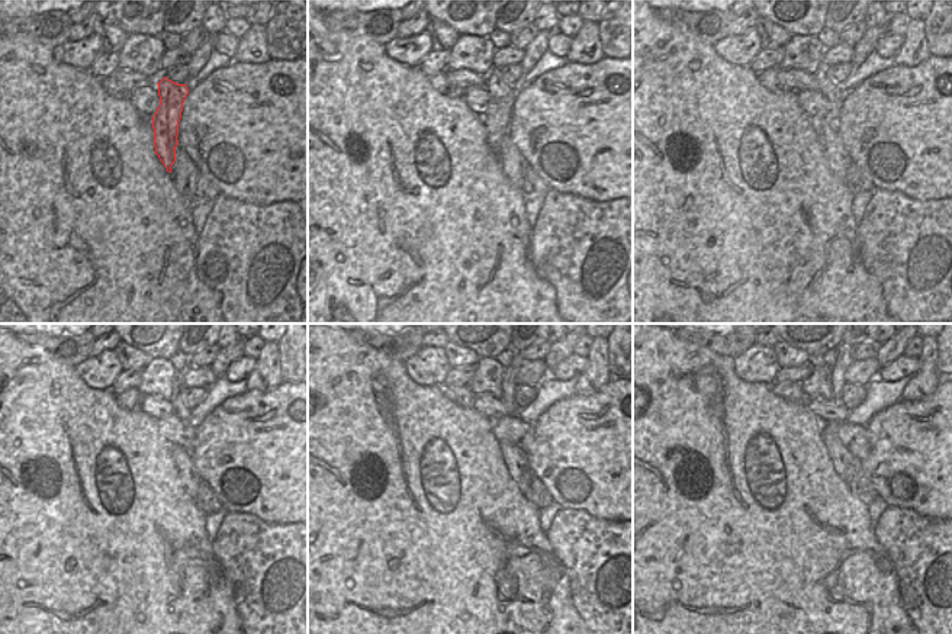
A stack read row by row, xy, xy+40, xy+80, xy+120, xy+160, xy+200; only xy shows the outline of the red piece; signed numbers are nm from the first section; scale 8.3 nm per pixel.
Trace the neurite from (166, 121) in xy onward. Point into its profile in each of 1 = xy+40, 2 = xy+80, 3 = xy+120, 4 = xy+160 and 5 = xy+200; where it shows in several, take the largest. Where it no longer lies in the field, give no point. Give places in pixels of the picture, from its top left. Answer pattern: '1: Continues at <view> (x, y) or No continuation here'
1: Continues at xy+40 (497, 118)
2: Continues at xy+80 (825, 83)
3: Continues at xy+120 (176, 399)
4: Continues at xy+160 (508, 386)
5: Continues at xy+200 (845, 359).

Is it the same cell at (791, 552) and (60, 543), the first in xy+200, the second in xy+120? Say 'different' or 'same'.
same

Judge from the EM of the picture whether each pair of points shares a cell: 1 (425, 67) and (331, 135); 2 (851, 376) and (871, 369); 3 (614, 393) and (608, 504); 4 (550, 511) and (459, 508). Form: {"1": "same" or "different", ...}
{"1": "different", "2": "same", "3": "same", "4": "different"}

